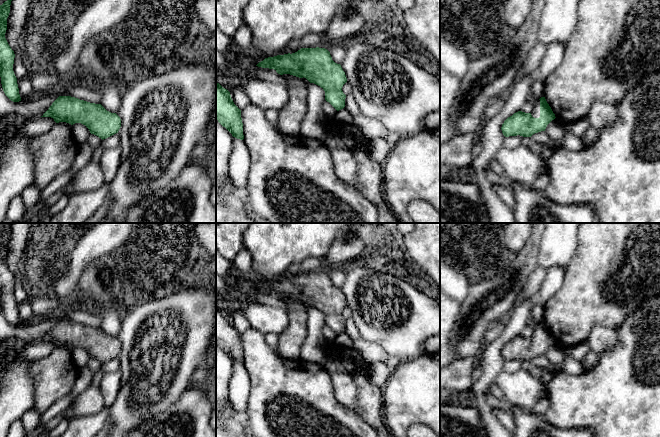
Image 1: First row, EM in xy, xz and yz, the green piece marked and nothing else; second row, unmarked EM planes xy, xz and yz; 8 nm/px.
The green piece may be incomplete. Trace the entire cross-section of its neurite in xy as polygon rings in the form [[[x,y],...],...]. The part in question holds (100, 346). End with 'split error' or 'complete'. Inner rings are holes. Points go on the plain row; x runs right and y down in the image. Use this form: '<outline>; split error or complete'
[[[59,320],[41,341],[51,341],[56,347],[81,347],[102,364],[118,357],[121,351],[116,337],[107,335],[101,328],[71,320]]]; complete

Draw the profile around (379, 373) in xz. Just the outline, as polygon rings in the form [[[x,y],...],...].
[[[376,362],[369,365],[368,375],[373,385],[383,389],[389,377],[391,370],[384,362]]]

